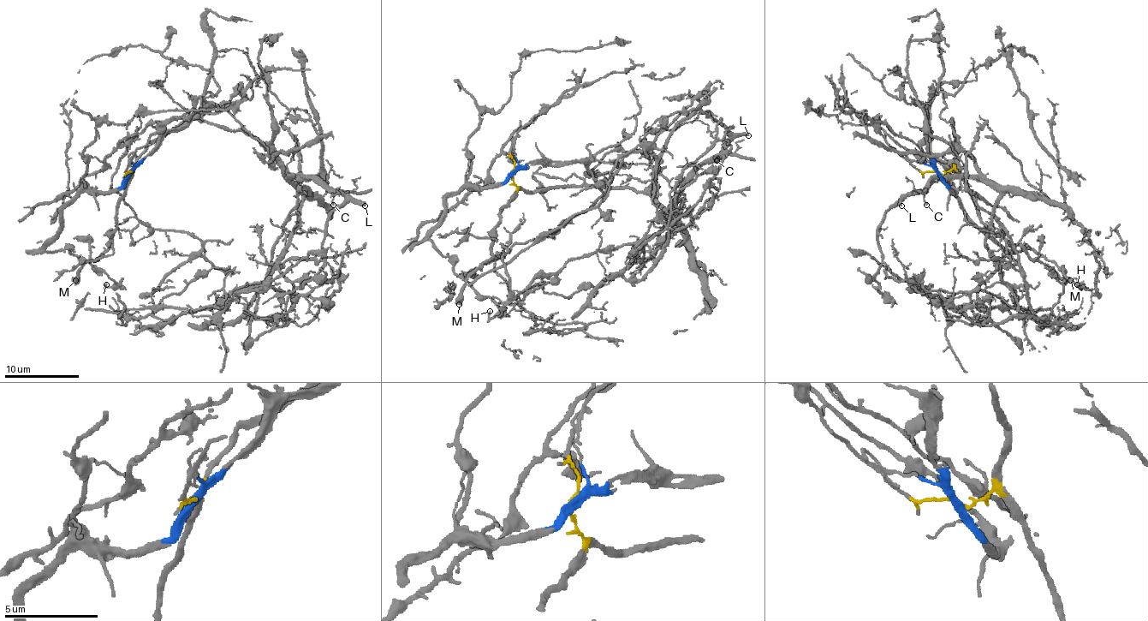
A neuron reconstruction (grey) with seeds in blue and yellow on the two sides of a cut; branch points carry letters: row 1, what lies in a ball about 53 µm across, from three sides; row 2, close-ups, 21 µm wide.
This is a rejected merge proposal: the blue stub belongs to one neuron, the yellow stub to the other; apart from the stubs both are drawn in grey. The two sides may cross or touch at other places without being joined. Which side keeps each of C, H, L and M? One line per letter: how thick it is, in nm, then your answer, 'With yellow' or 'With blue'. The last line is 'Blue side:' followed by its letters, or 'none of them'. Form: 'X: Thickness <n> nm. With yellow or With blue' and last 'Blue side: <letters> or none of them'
C: Thickness 120 nm. With yellow
H: Thickness 120 nm. With blue
L: Thickness 400 nm. With yellow
M: Thickness 550 nm. With yellow
Blue side: H

